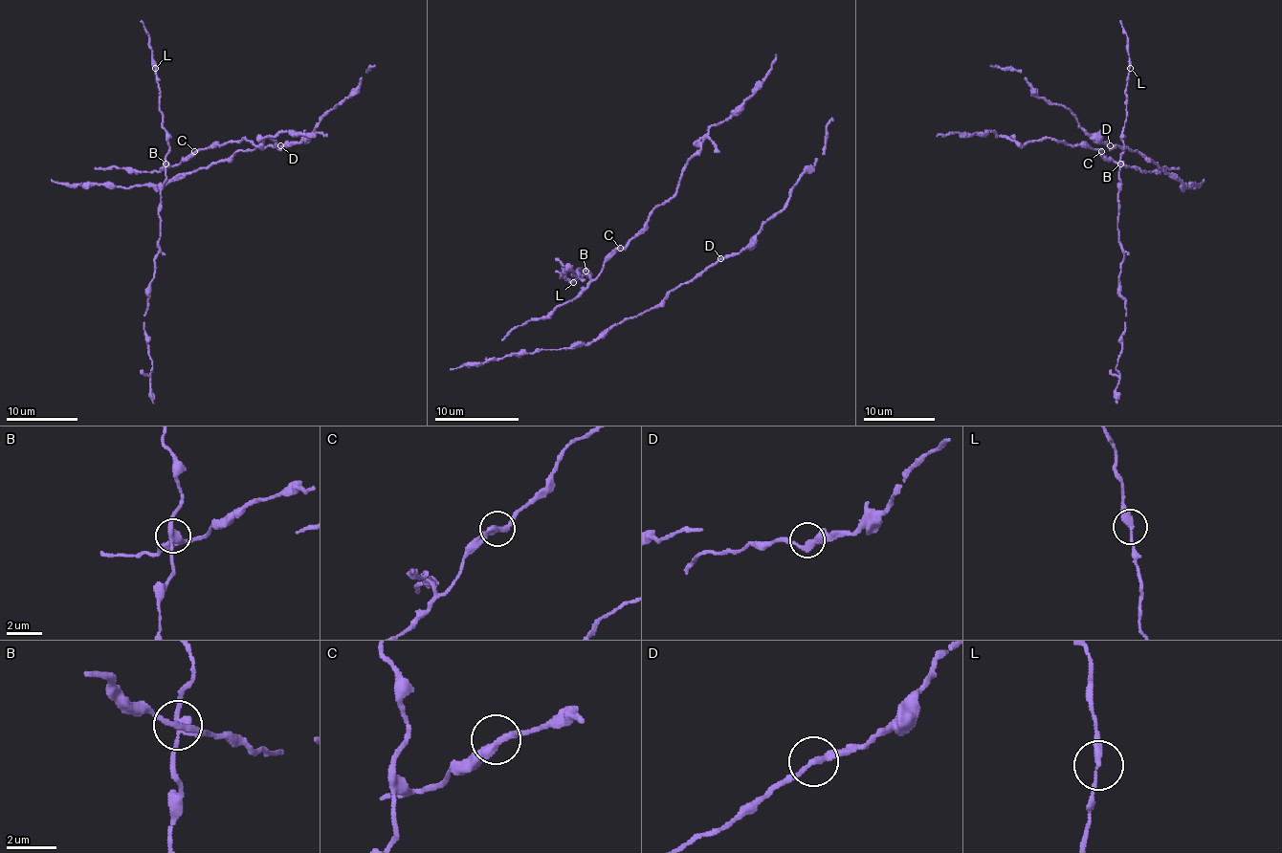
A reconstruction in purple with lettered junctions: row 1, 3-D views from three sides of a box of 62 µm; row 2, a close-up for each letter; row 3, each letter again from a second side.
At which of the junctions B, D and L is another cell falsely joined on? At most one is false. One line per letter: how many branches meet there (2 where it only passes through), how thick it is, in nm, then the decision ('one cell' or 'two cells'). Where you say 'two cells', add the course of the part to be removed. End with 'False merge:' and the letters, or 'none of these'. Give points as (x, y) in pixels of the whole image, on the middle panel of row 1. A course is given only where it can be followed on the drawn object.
B: branches 3; calibre 260 nm; two cells; course (586, 272), (592, 279), (676, 189), (683, 166), (706, 133), (727, 120), (762, 80), (776, 54)
D: branches 2; calibre 280 nm; one cell
L: branches 2; calibre 280 nm; one cell
False merge: B

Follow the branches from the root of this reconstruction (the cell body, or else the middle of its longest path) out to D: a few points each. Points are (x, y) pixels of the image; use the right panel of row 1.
D: (1190, 186), (1188, 188), (1166, 174), (1138, 151), (1110, 145)

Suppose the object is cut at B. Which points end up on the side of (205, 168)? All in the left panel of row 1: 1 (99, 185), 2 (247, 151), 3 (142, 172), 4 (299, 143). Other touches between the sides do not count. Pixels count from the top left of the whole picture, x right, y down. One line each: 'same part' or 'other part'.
1: same part
2: same part
3: other part
4: same part

